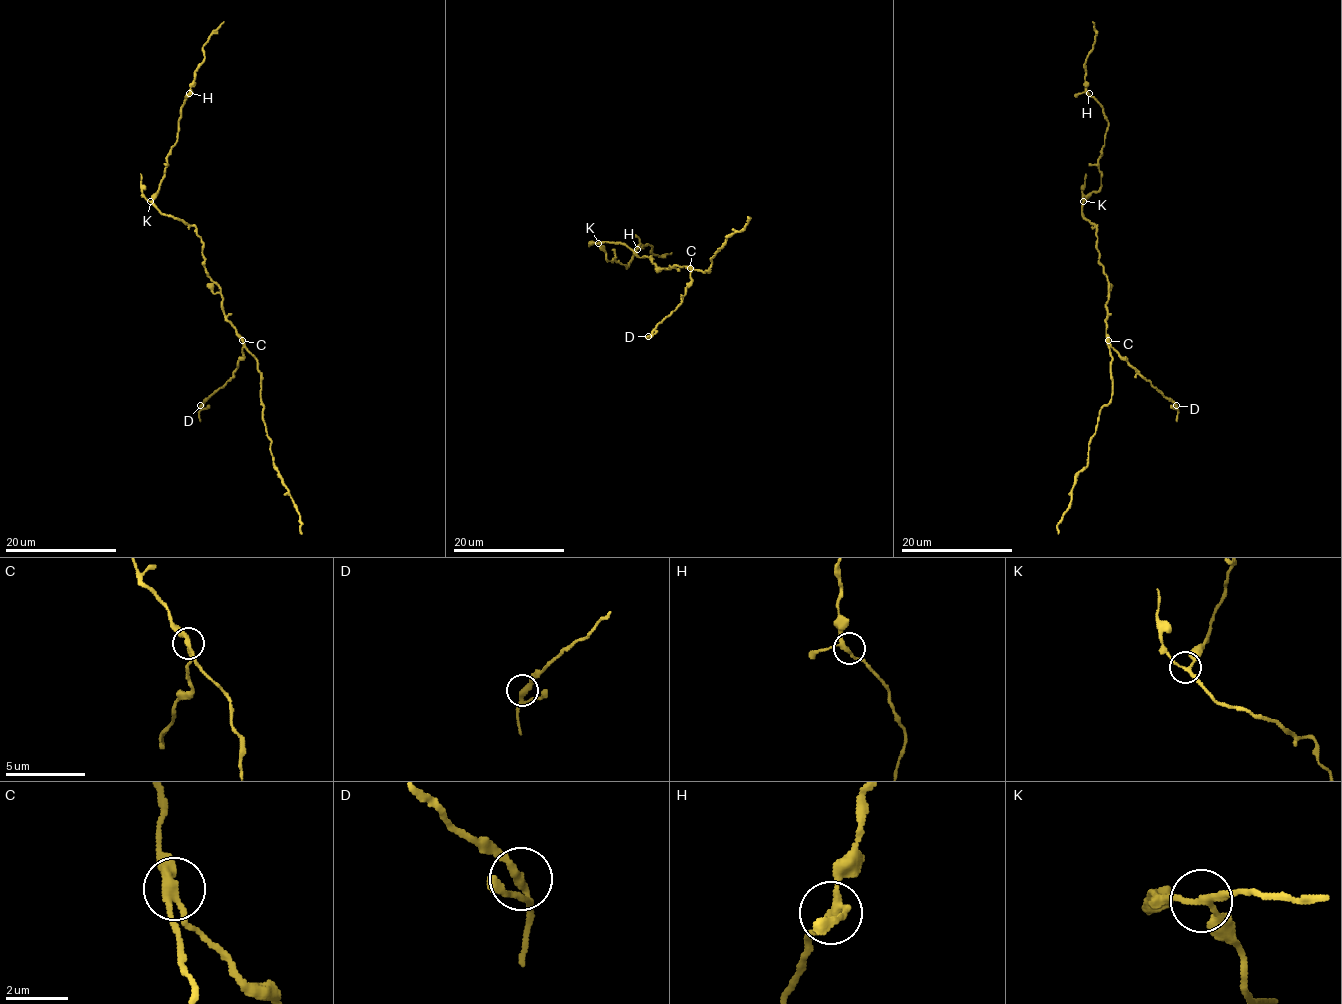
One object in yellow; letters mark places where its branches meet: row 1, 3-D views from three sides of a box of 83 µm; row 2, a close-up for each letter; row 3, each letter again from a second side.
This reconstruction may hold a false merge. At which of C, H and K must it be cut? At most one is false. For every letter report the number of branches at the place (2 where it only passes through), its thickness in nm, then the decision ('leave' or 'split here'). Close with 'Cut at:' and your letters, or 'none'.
C: 3 branches meet; 240 nm thick; split here
H: 3 branches meet; 200 nm thick; leave
K: 3 branches meet; 170 nm thick; leave
Cut at: C

